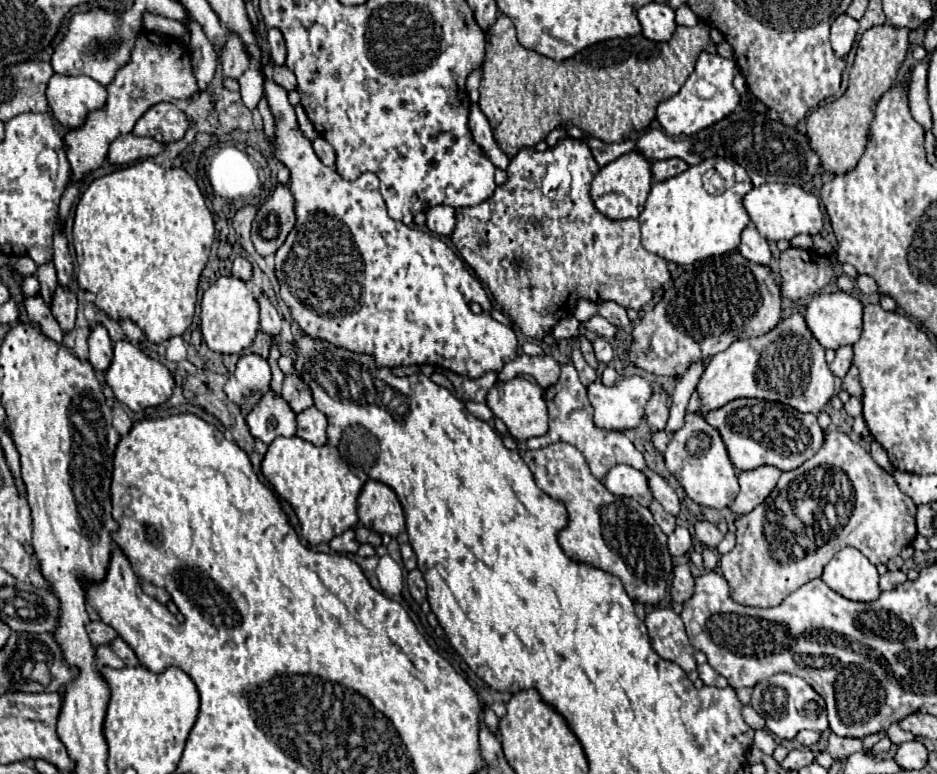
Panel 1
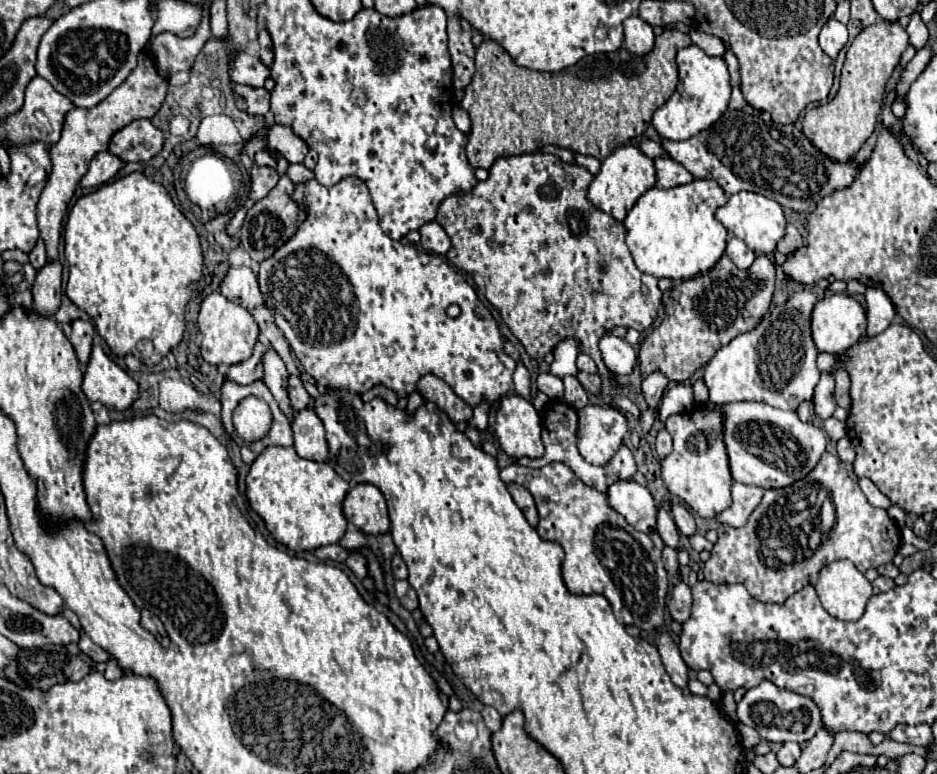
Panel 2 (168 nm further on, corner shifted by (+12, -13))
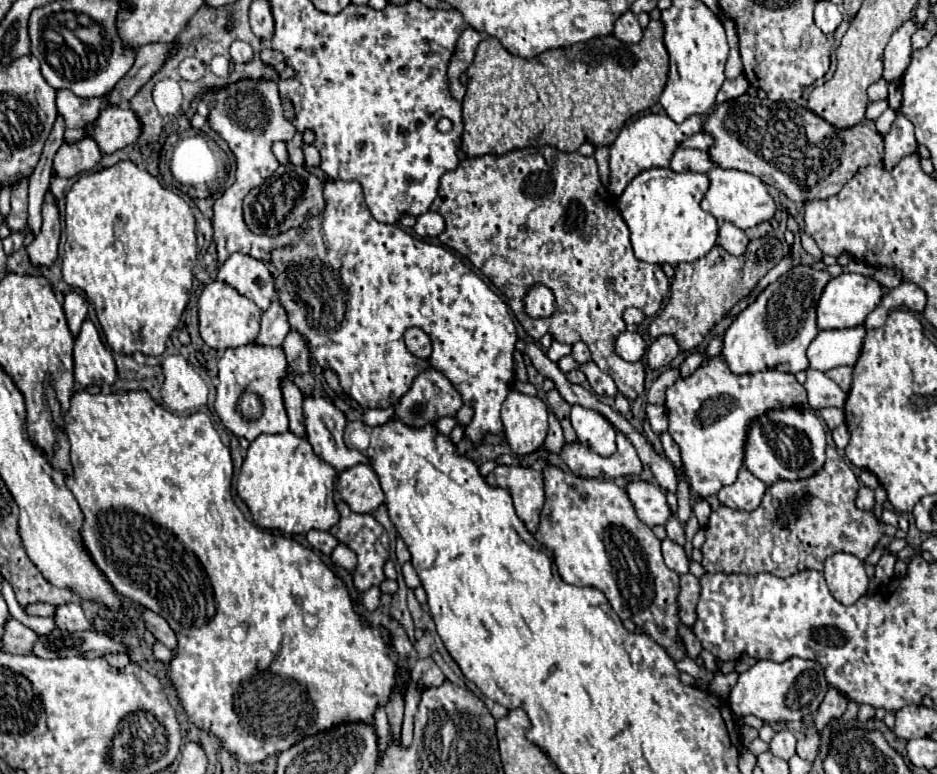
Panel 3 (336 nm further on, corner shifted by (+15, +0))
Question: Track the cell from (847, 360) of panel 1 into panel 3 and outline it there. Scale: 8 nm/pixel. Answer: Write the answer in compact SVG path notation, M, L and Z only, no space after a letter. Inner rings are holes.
M807 370L807 382L805 382L805 390L809 394L809 406L813 410L821 410L827 406L837 406L843 408L847 394L831 380L825 376L825 372L821 370Z

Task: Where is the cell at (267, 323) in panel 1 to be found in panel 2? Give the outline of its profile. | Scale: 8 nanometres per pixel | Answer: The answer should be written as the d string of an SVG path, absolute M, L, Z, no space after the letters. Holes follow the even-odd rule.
M270 347L268 353L264 355L264 383L268 385L268 389L272 391L274 399L278 401L282 413L288 417L288 421L294 421L296 411L290 405L286 387L288 387L288 371L286 365L282 363L282 359L278 357L278 353Z

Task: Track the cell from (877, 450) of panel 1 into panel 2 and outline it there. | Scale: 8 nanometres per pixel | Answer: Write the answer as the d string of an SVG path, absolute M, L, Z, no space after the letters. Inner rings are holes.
M860 479L858 483L860 483L860 489L864 491L864 495L866 495L866 499L868 499L870 505L882 507L882 509L888 509L888 507L892 505L892 503L888 501L888 497L886 497L870 479Z

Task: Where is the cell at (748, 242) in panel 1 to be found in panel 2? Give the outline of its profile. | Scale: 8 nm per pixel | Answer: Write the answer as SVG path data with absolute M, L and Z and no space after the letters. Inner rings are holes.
M730 237L730 239L728 239L726 255L736 263L738 269L748 269L748 267L754 263L754 259L756 259L754 251L750 251L750 249L744 245L744 241L740 241L738 237Z

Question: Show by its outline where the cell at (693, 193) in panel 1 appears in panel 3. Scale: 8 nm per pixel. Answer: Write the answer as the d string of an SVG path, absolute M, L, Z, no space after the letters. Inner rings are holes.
M649 168L637 174L617 200L617 208L629 226L631 244L637 260L649 264L695 262L715 244L719 226L713 214L701 208L701 200L709 190L707 174L673 172L669 168Z

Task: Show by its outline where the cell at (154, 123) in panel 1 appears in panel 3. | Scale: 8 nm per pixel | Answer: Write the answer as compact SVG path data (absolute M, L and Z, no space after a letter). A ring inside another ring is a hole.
M111 106L101 112L89 136L99 144L103 154L113 154L141 136L141 118L125 106Z

